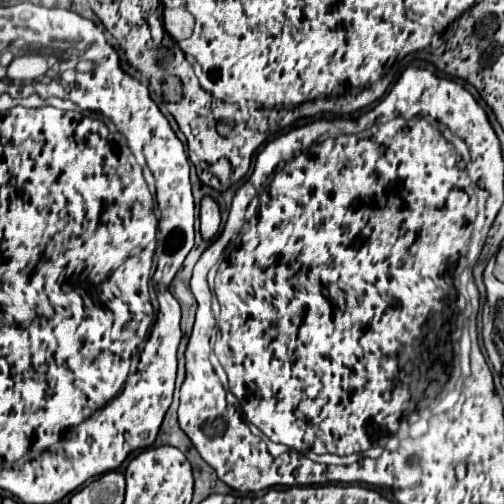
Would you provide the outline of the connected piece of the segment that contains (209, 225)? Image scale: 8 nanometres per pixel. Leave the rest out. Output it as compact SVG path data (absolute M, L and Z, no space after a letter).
M206 195L200 203L200 233L204 239L212 239L220 227L220 211L216 201Z

